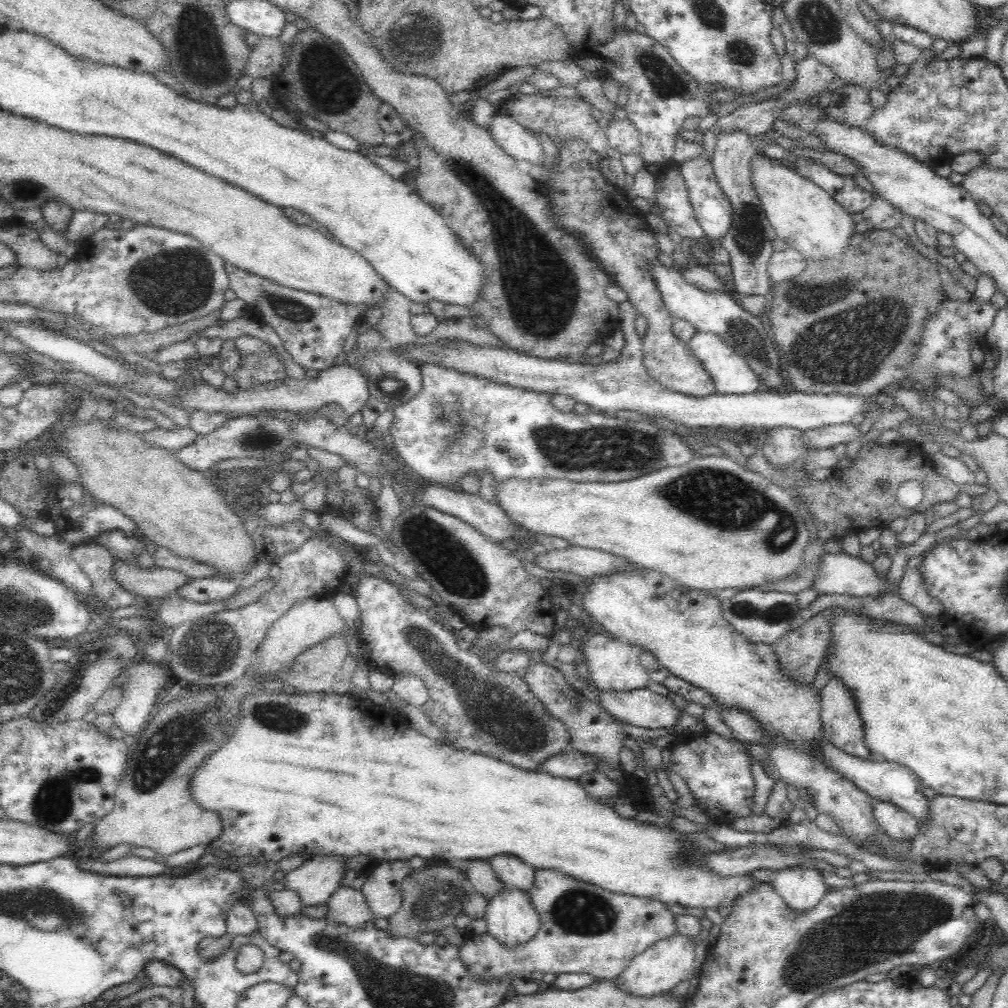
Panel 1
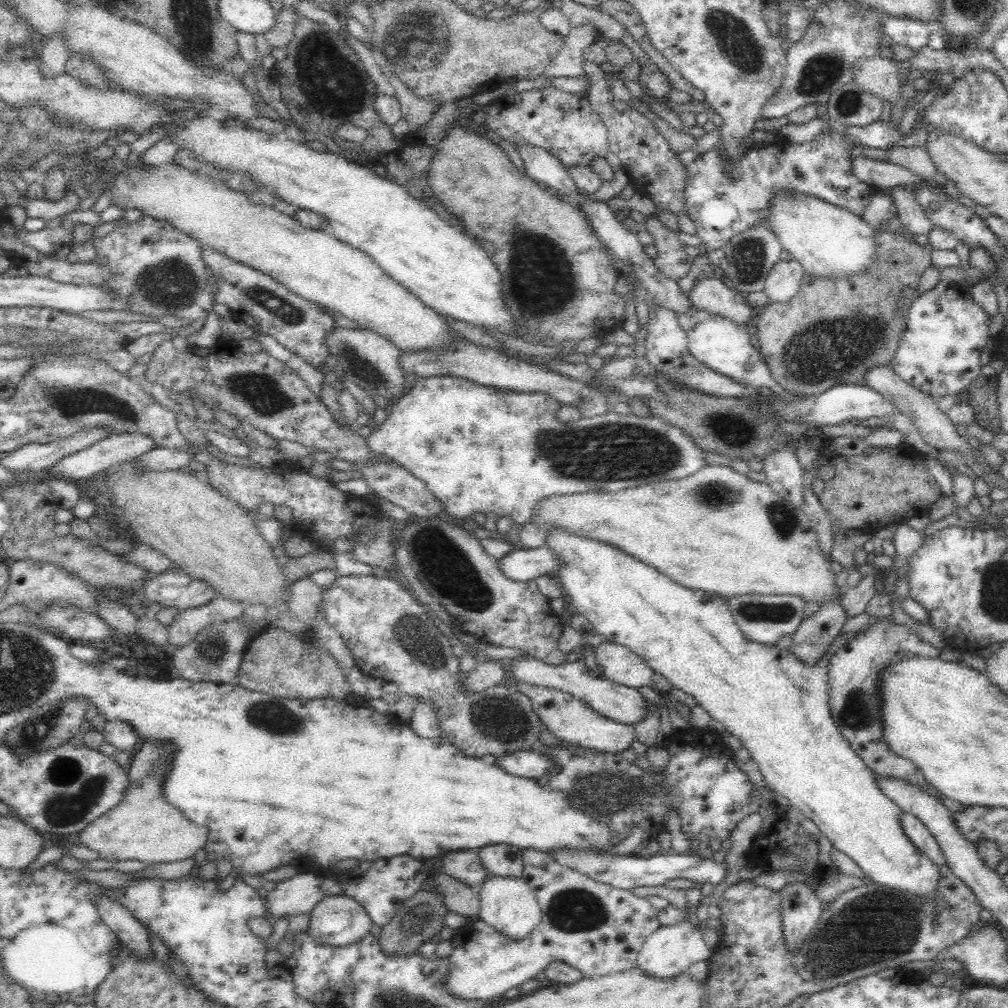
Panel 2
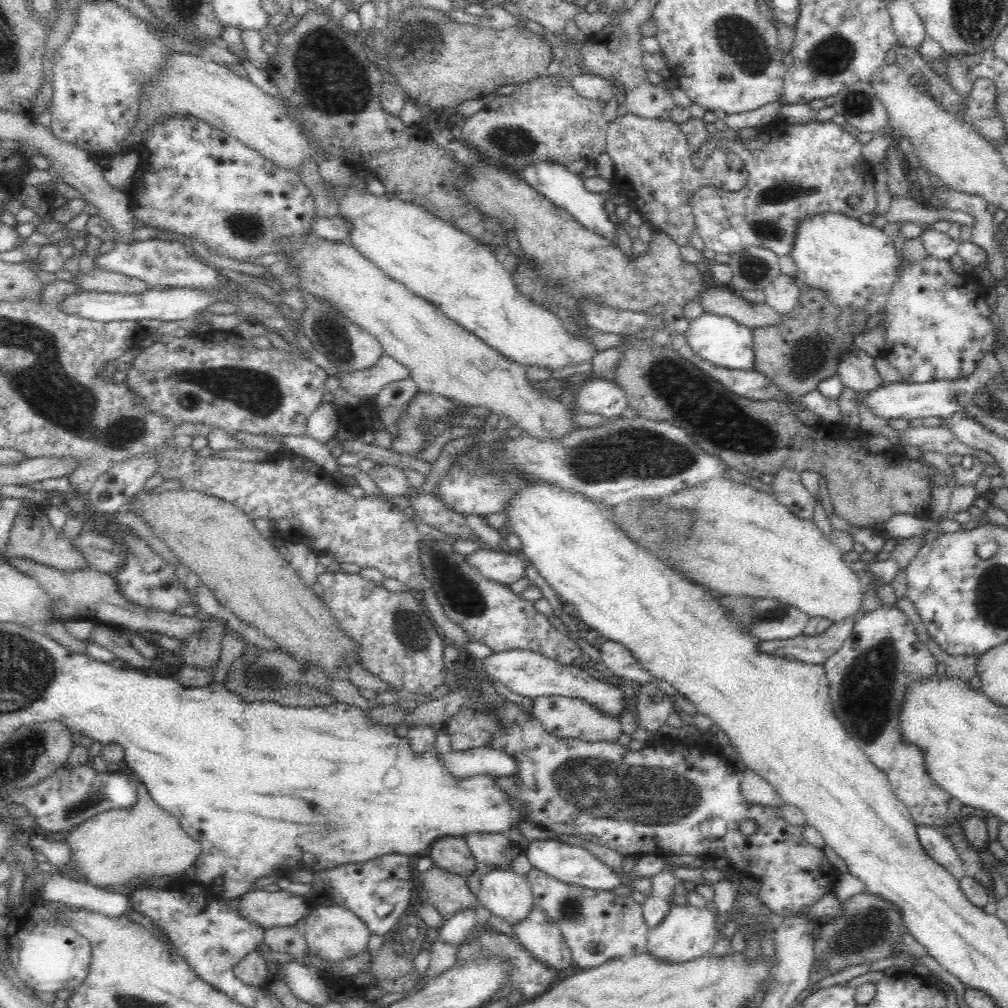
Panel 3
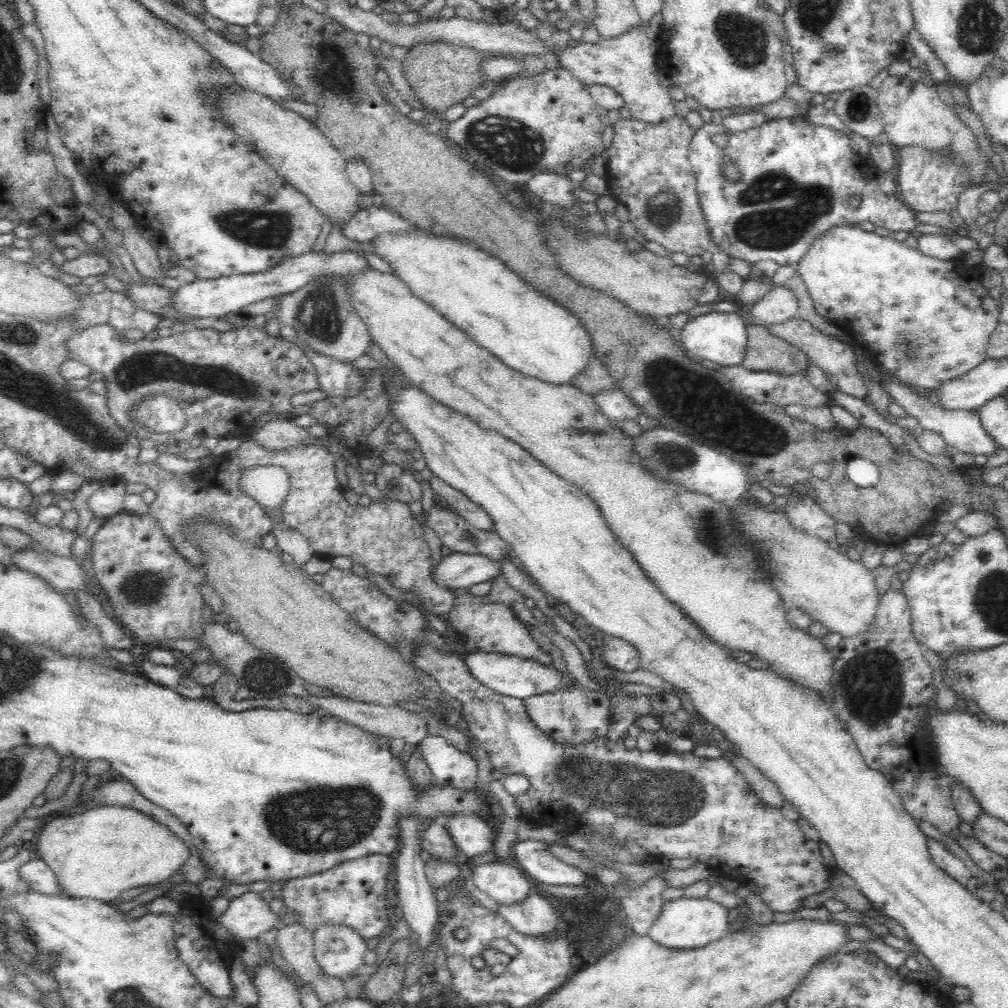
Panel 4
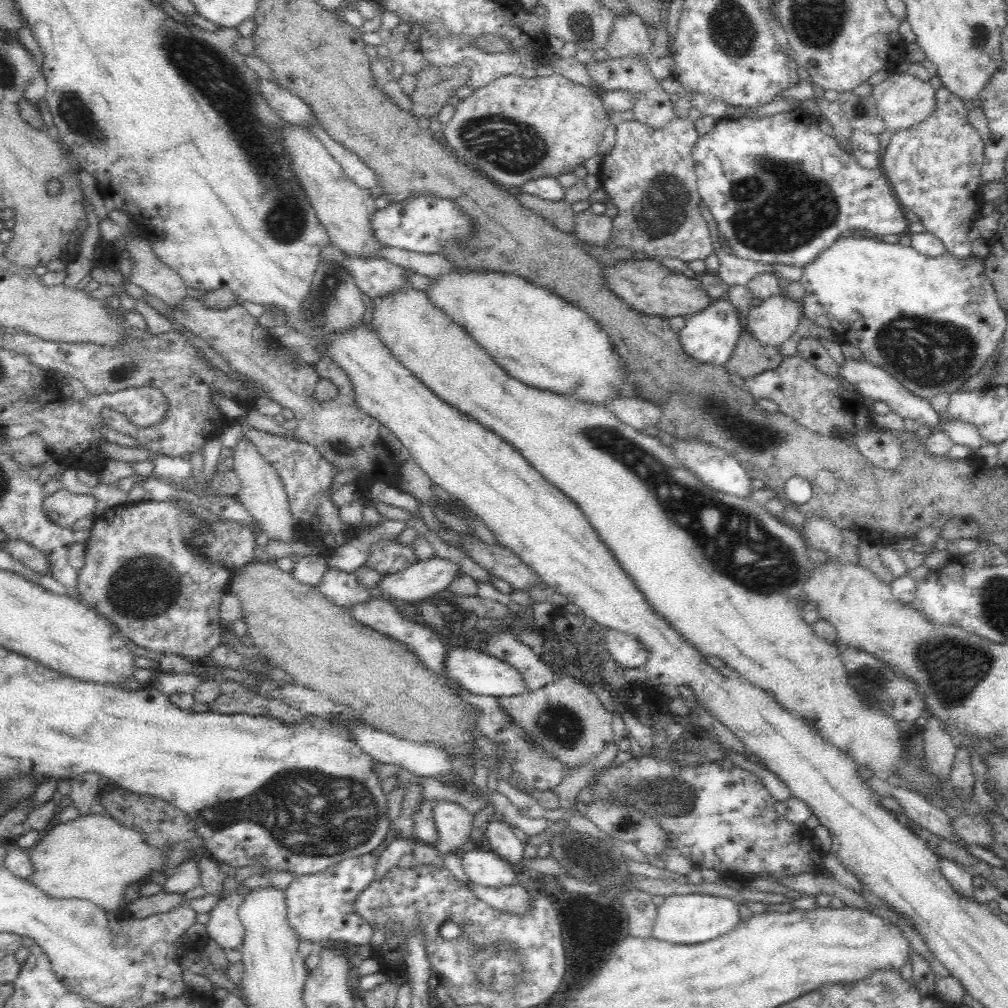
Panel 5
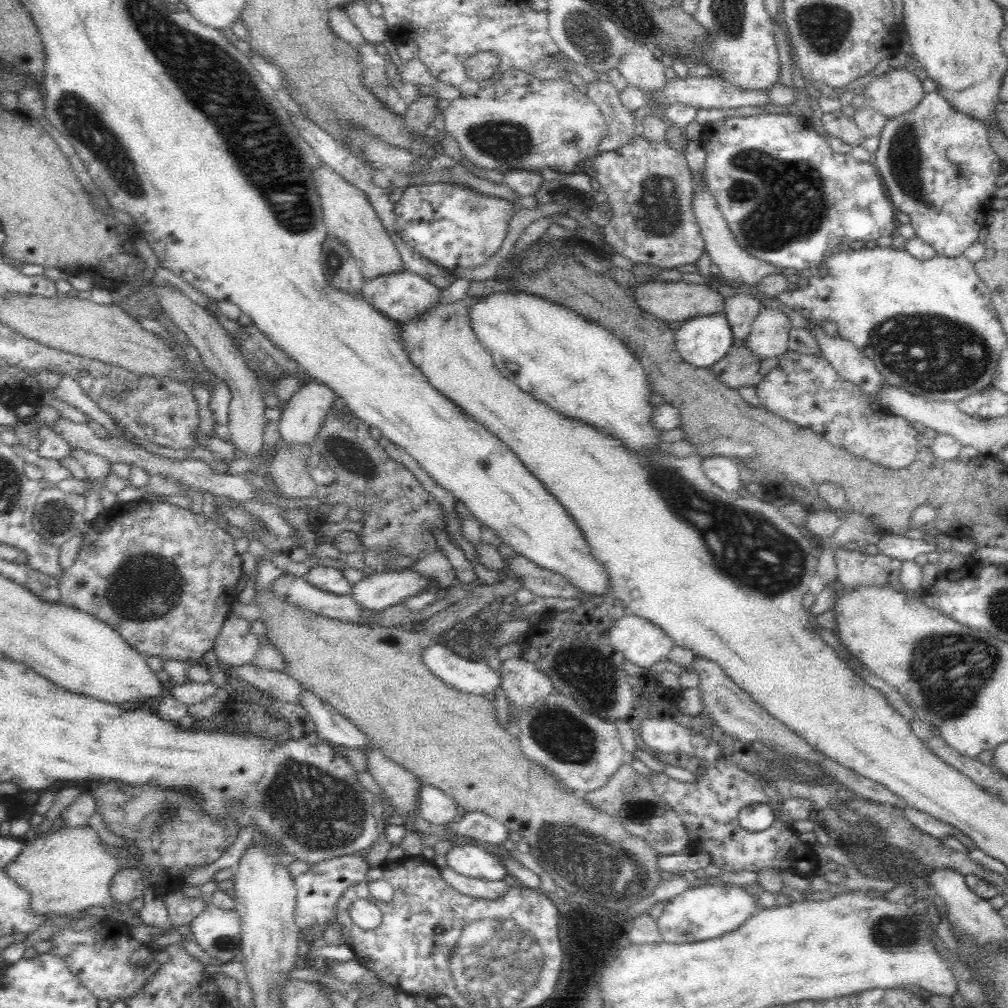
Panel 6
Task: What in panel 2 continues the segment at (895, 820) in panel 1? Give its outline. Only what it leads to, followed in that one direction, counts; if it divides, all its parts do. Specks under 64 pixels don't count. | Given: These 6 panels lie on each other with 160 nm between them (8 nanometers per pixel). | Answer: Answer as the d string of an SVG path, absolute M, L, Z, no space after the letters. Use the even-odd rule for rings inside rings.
M911 812L902 813L900 820L904 834L912 841L912 844L915 844L922 854L925 854L939 867L946 866L946 857L941 851L938 841L930 833L930 830L926 828L925 824Z

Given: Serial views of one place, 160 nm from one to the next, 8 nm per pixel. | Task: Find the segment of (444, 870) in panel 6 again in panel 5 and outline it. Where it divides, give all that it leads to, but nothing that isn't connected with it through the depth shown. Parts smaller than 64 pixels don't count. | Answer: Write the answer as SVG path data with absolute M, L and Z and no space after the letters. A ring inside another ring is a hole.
M467 880L464 884L478 899L502 912L526 914L528 910L531 910L531 899L528 898L528 891L520 886L518 882L506 884L506 886L498 886L498 888L480 886L470 880Z

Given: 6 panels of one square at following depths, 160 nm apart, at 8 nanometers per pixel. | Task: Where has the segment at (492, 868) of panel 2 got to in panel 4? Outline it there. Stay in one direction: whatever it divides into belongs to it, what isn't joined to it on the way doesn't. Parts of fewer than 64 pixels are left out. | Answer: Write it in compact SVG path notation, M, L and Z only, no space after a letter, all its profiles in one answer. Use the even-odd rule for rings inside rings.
M456 812L452 816L444 816L440 822L464 859L492 850L494 834L486 821L479 816Z

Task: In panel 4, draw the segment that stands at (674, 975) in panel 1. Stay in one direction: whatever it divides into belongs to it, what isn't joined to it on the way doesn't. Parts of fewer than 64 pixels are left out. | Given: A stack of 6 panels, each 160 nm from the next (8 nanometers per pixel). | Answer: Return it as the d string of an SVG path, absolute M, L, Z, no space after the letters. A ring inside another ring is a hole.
M680 897L671 901L664 901L660 916L650 927L650 938L668 948L702 948L714 940L722 938L728 933L728 910L721 903L708 897Z

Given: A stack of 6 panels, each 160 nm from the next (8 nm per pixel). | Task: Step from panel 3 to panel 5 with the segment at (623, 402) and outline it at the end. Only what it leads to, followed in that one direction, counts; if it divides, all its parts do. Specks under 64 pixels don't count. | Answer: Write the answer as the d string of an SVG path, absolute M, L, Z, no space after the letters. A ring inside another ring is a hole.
M640 396L620 397L608 409L624 424L640 432L647 426L658 424L663 415L663 409L655 402L642 399Z

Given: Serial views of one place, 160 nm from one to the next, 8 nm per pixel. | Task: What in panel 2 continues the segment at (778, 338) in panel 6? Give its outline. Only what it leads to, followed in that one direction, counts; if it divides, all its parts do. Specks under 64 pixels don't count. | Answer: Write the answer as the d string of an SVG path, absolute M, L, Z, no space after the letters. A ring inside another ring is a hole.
M794 259L781 260L769 273L763 292L770 303L792 300L805 276L803 267Z

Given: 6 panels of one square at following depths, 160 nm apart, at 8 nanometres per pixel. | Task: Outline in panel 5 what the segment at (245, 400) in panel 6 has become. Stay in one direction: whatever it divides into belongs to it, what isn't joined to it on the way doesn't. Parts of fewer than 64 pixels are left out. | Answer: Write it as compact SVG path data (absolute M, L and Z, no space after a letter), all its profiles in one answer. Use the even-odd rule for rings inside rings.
M128 246L128 252L134 259L131 284L160 299L171 310L179 309L181 306L177 304L186 296L184 281L174 269L165 266L150 251L150 246ZM242 434L233 447L233 467L232 470L239 476L241 480L240 493L237 494L242 505L246 510L254 516L257 524L269 536L269 538L277 538L285 540L285 542L299 540L300 537L295 528L293 514L290 512L289 500L280 475L277 473L275 466L266 462L266 459L258 452L258 449Z

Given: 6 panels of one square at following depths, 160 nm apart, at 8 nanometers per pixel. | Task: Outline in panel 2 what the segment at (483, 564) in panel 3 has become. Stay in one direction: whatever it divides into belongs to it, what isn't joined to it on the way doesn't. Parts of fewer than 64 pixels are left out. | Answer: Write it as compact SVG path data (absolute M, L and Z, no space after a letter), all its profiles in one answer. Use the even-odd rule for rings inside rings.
M546 547L533 549L512 549L498 558L500 571L510 580L524 582L538 576L554 575L560 563L552 550Z

